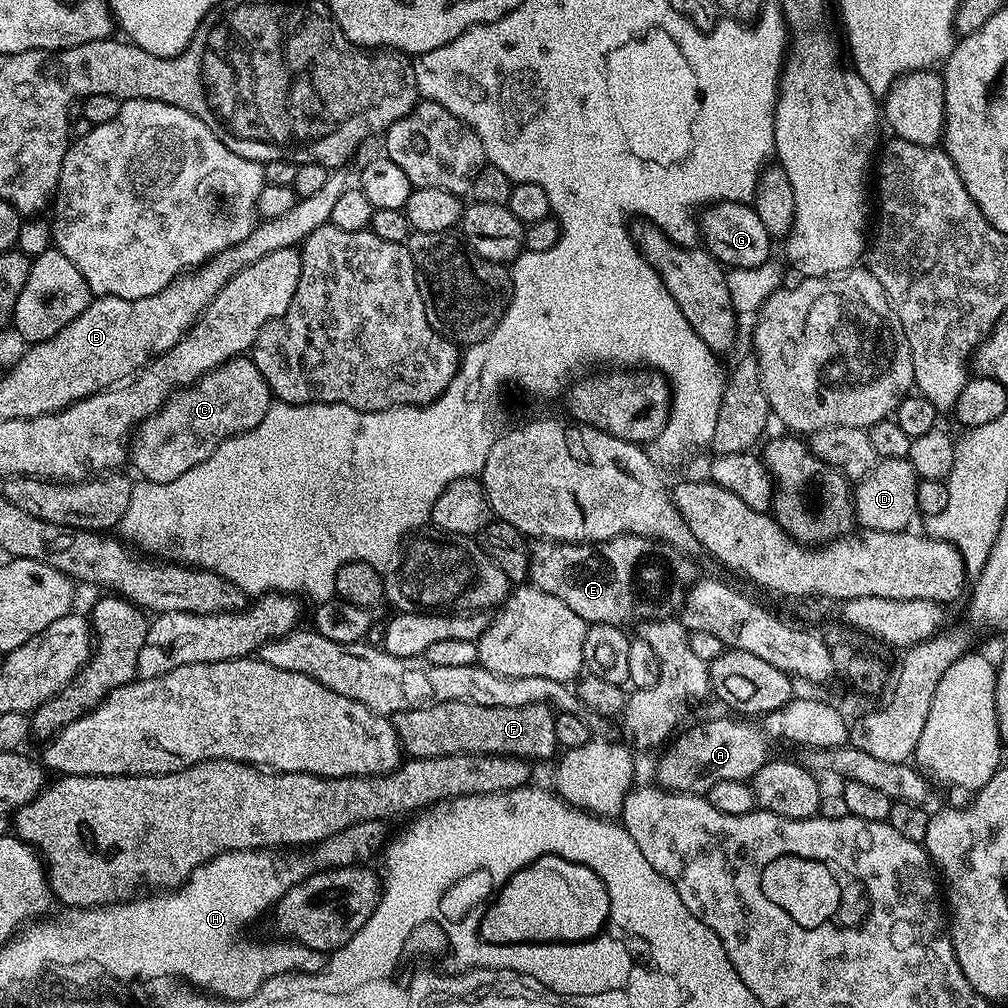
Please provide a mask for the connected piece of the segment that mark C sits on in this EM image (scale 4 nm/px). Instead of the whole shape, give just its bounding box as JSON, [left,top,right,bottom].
[130,355,273,484]

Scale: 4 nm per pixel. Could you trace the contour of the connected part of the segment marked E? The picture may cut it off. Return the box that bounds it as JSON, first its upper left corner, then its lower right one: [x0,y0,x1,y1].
[528,536,698,626]

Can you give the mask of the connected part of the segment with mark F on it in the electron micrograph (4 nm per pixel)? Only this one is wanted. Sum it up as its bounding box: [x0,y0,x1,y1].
[391,702,557,762]

